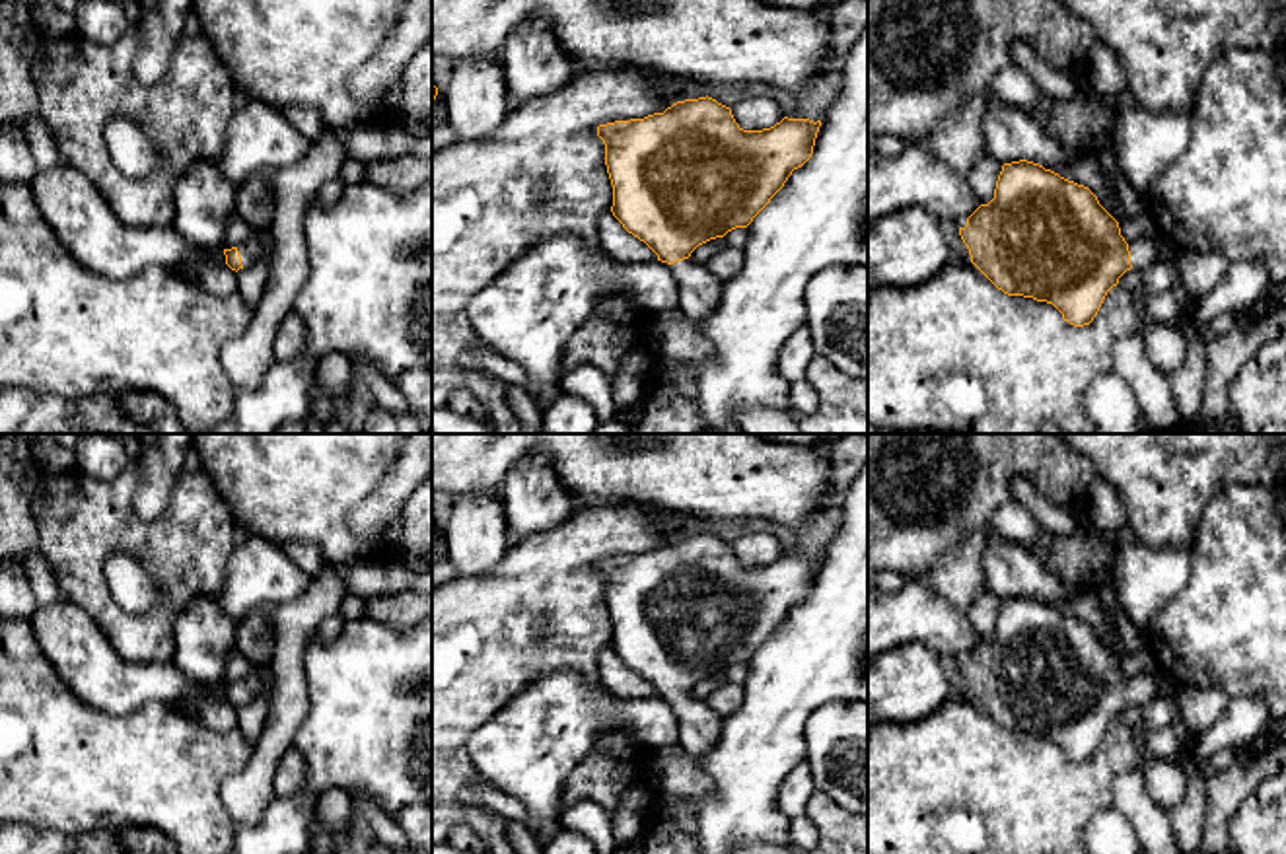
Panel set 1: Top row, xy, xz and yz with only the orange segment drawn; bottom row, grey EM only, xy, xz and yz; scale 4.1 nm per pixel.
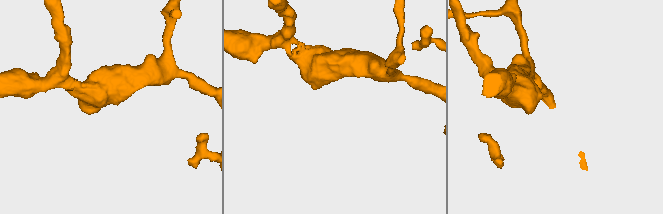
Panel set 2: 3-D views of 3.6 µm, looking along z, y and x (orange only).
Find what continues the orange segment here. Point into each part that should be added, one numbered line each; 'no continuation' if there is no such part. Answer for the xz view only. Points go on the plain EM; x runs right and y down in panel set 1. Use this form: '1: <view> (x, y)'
1: xz (699, 728)

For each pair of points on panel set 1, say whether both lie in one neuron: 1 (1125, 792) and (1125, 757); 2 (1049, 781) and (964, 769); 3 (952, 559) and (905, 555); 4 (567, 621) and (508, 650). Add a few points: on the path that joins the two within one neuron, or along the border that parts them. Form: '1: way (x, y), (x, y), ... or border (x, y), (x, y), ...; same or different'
1: border (1139, 767), (1127, 769), (1115, 779), (1111, 808); different
2: way (1028, 781), (985, 781); same
3: way (940, 555), (917, 555); same
4: way (553, 623), (547, 629), (530, 629), (522, 637); same

